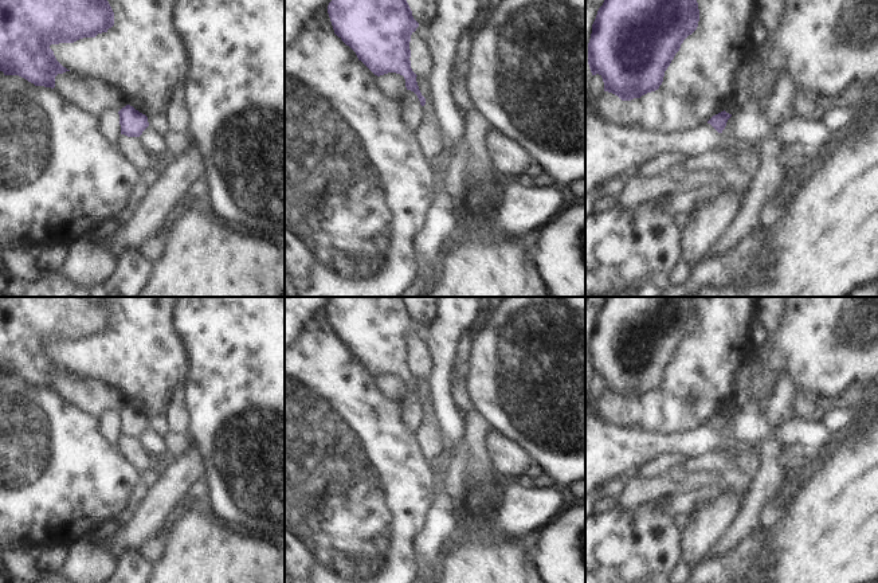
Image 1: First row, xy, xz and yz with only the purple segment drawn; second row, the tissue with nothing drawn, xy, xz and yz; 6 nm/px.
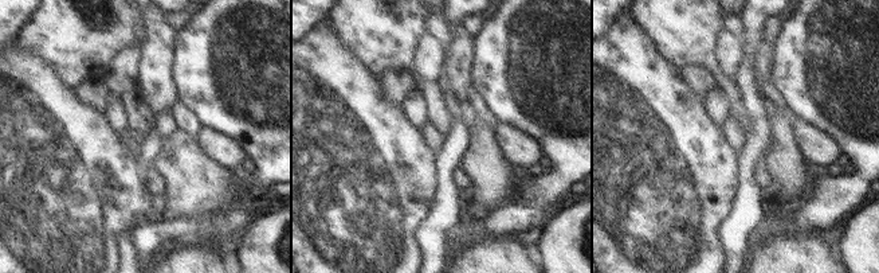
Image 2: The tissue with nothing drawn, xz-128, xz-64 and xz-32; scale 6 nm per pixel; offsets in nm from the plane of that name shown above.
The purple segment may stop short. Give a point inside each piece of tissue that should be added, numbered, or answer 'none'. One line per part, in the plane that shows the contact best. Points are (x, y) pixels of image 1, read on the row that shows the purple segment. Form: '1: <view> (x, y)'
none

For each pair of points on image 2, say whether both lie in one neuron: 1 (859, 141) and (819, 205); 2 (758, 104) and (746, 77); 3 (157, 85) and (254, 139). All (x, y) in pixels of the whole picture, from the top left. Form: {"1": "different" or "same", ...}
{"1": "same", "2": "same", "3": "different"}

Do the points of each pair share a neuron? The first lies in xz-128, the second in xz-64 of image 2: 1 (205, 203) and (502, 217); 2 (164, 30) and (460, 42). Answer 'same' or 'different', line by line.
1: different
2: same

